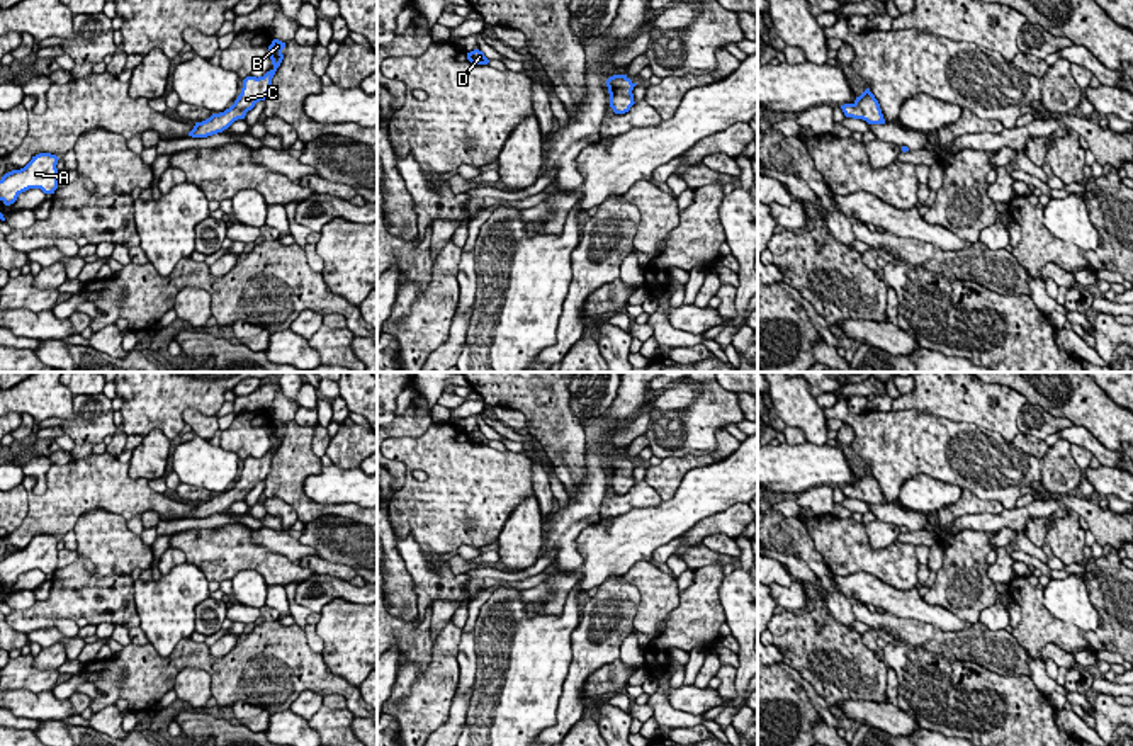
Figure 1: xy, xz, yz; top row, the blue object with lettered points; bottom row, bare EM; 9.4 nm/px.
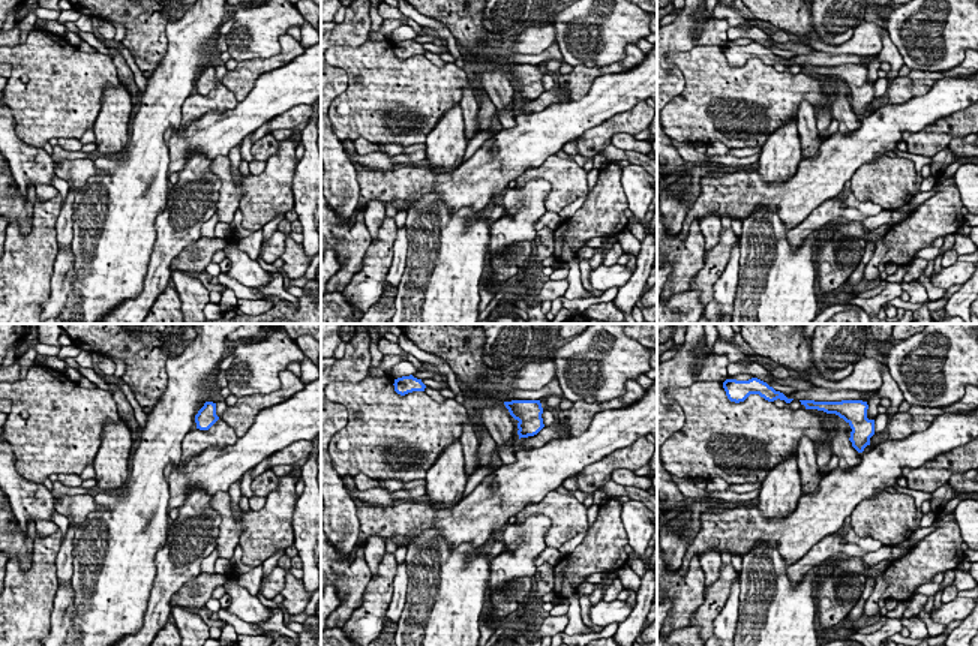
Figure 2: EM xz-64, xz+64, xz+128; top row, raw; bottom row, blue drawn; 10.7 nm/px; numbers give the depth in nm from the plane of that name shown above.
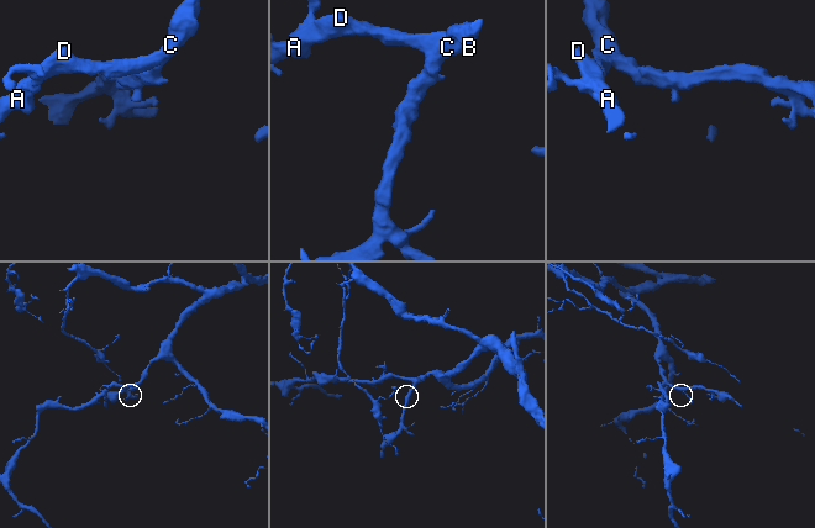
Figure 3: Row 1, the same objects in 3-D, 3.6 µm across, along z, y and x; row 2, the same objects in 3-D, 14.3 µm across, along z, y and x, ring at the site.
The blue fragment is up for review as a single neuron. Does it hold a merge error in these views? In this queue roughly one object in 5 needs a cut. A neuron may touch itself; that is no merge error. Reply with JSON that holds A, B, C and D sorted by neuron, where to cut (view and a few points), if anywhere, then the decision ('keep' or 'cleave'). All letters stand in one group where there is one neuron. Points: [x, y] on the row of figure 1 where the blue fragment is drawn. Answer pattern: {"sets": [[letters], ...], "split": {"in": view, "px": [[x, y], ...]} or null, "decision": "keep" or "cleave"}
{"sets": [["A", "B", "C", "D"]], "split": null, "decision": "keep"}

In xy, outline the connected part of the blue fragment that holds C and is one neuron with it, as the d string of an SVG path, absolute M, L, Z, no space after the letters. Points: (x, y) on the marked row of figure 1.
M273 39L272 44L268 46L268 56L272 59L273 68L258 78L246 76L243 80L241 93L234 100L234 104L224 112L212 114L209 119L202 122L195 122L189 136L207 138L207 136L223 133L234 121L245 119L246 112L251 110L256 102L265 100L265 97L272 90L272 78L284 59L284 54L282 54L284 48L285 48L285 42Z

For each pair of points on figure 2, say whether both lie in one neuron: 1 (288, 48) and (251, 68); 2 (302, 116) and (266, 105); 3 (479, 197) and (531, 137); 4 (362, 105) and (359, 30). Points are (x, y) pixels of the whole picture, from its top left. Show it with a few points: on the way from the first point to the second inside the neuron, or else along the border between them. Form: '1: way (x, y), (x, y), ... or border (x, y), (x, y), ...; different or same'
1: way (281, 57), (276, 62), (260, 66); same
2: border (305, 104), (297, 104), (276, 114), (269, 122); different
3: way (494, 182), (518, 152); same
4: border (366, 39), (356, 47), (336, 47); different

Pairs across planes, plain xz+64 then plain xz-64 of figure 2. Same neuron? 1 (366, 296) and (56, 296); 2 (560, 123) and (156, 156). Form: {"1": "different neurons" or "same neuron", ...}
{"1": "different neurons", "2": "different neurons"}

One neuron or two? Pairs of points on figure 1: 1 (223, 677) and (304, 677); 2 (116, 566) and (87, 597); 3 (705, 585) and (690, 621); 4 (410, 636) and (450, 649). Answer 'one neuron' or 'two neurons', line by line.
1: one neuron
2: one neuron
3: one neuron
4: two neurons

